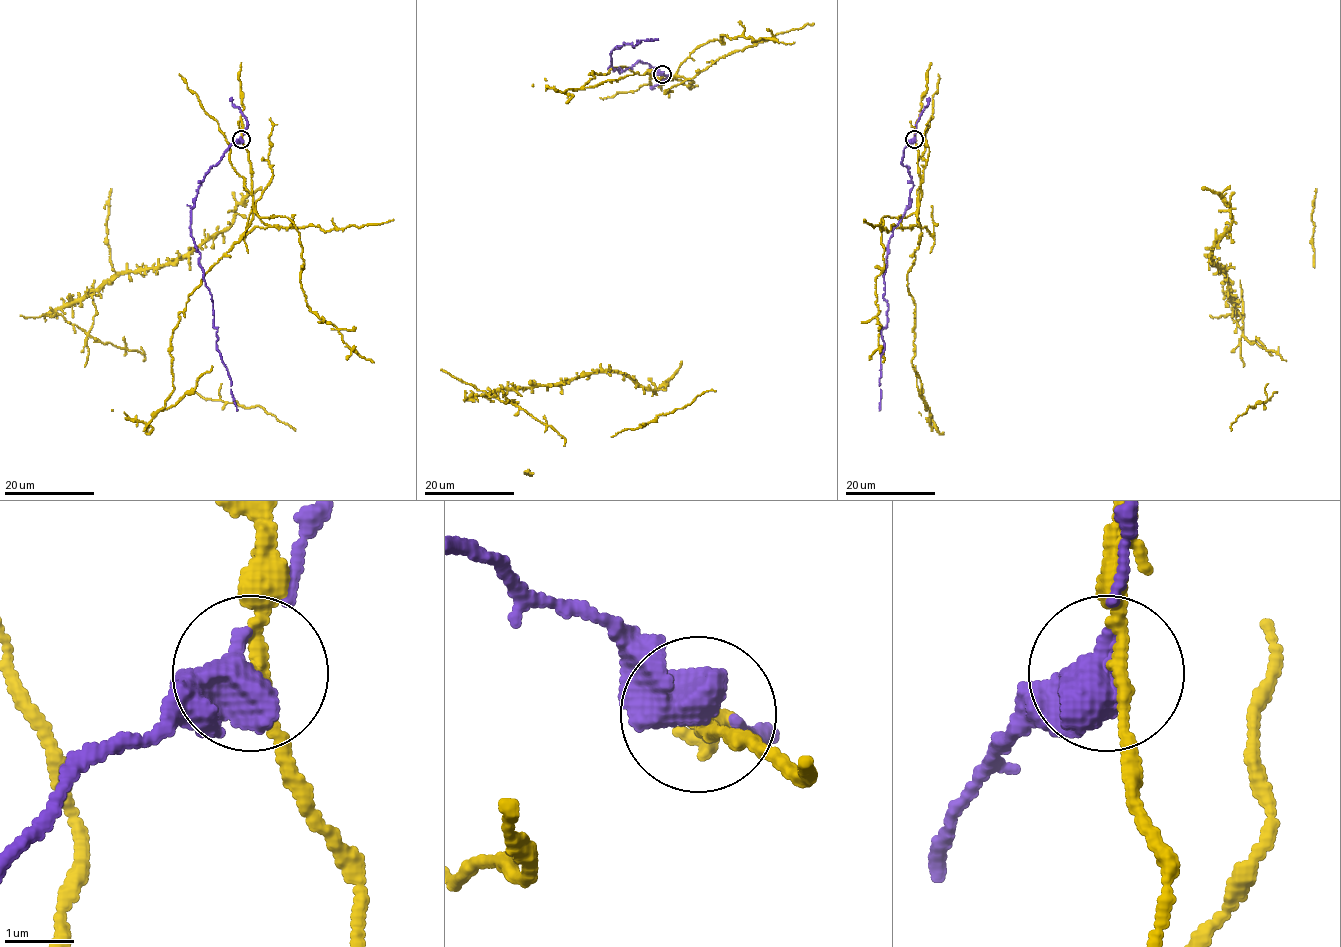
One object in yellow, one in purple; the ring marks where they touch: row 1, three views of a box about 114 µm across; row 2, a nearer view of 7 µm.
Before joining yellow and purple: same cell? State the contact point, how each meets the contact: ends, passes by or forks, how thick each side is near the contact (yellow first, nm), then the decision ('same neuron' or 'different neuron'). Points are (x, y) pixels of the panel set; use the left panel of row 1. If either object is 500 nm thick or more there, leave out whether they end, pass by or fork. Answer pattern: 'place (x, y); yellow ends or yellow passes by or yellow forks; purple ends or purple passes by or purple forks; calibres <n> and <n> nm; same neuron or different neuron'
place (241, 139); calibres 170 and 500 nm; different neuron

